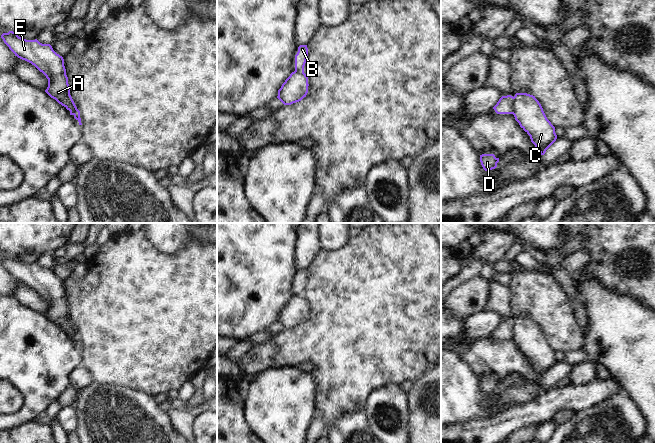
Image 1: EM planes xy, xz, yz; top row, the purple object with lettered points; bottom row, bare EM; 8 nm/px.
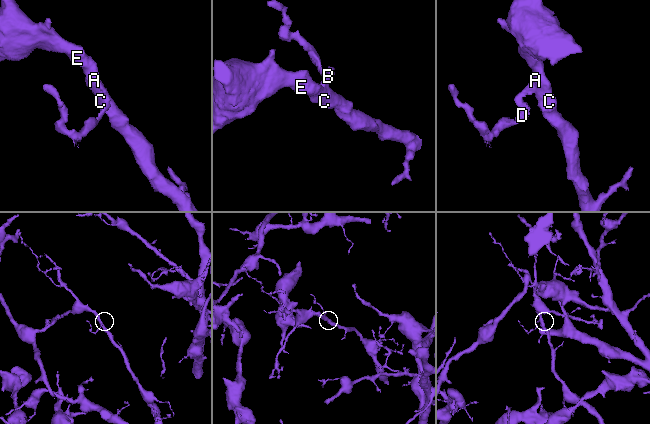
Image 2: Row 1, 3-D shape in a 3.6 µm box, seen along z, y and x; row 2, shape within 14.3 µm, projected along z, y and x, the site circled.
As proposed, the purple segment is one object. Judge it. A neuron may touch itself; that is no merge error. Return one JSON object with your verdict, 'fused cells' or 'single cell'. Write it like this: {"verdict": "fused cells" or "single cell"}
{"verdict": "fused cells"}

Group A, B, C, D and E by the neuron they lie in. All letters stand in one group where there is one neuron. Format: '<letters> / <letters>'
A C E / B D

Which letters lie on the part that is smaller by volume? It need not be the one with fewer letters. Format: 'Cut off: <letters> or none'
Cut off: B, D

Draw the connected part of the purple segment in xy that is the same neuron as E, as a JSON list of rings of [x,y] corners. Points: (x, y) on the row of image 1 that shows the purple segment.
[[[13,31],[3,33],[1,38],[15,56],[31,63],[46,76],[48,87],[45,92],[69,110],[71,95],[63,57],[50,44],[23,39]]]

